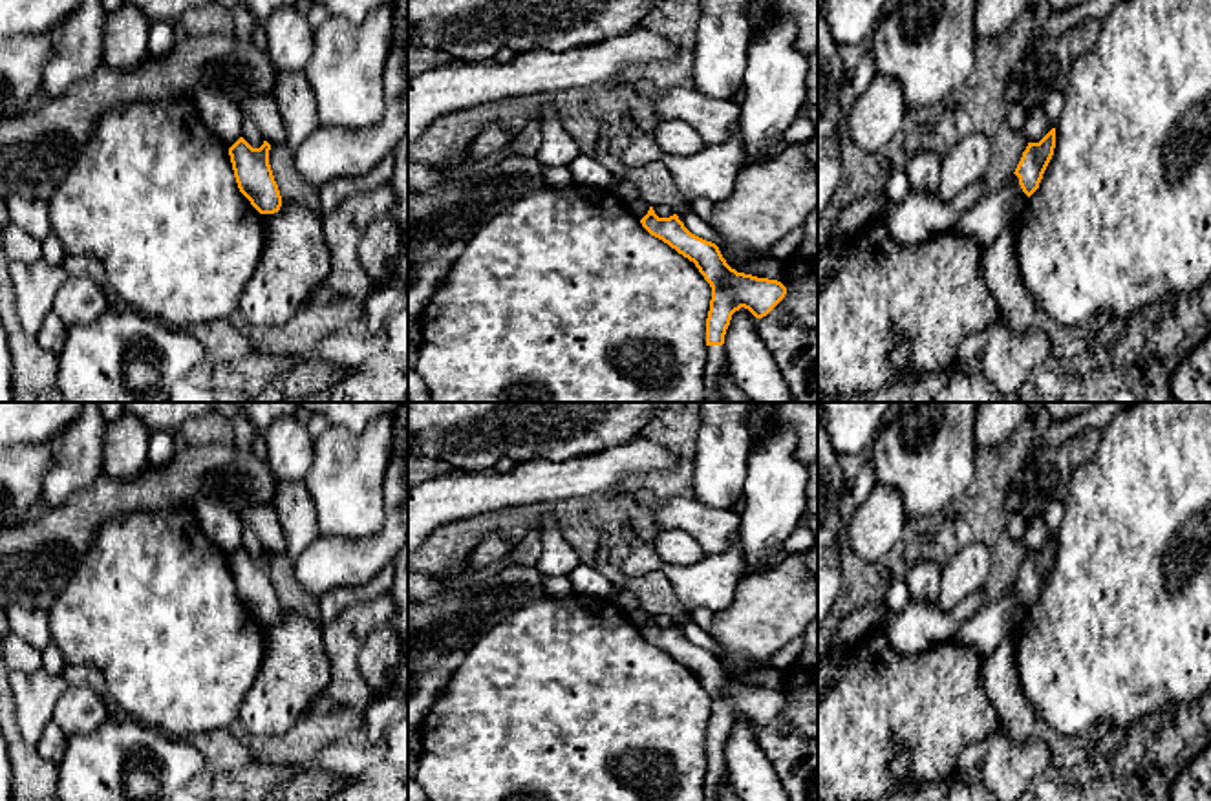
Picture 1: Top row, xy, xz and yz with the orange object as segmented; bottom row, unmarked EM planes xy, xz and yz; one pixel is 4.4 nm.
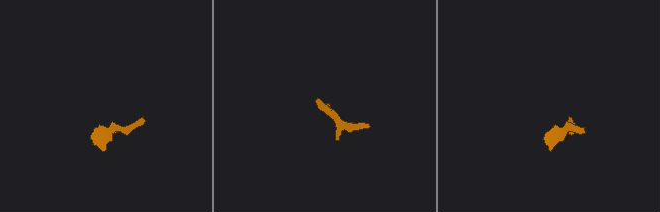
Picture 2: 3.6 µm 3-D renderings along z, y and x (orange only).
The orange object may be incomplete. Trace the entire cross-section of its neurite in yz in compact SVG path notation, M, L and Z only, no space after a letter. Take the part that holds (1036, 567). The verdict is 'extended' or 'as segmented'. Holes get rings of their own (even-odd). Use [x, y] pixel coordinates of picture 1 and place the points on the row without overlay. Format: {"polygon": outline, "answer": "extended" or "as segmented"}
{"polygon": "M1052 538L1039 552L1028 552L1015 582L1008 589L1021 607L1030 607L1039 598L1043 583L1054 565L1054 558L1056 538Z", "answer": "extended"}

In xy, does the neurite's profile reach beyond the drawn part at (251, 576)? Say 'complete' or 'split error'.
complete

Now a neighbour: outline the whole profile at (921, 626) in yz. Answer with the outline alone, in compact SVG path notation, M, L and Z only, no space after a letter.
M984 589L946 611L937 602L909 602L909 605L884 618L880 627L891 644L904 653L920 653L953 638L957 627L984 607Z

